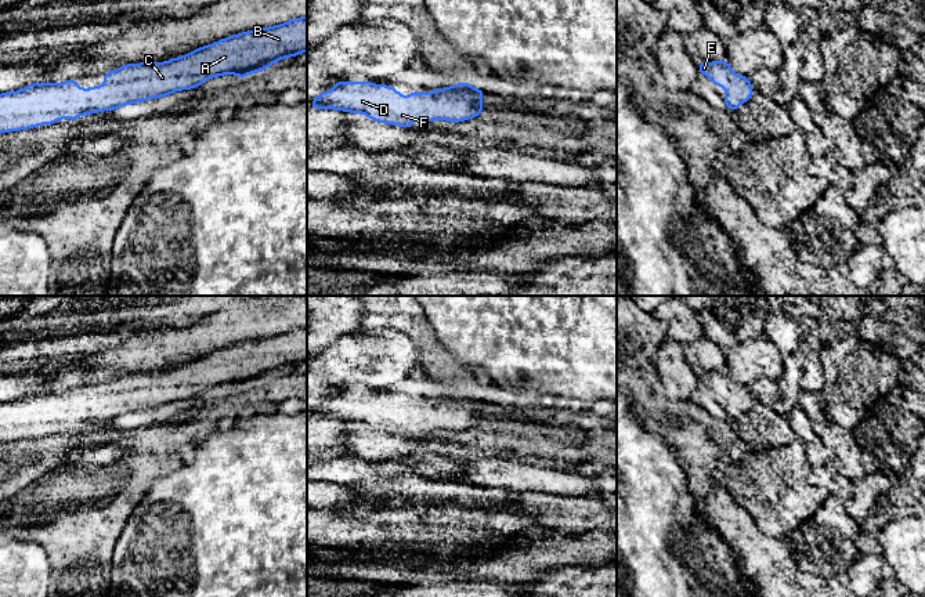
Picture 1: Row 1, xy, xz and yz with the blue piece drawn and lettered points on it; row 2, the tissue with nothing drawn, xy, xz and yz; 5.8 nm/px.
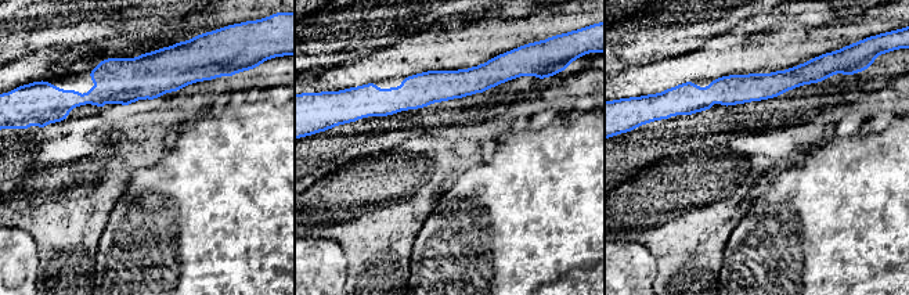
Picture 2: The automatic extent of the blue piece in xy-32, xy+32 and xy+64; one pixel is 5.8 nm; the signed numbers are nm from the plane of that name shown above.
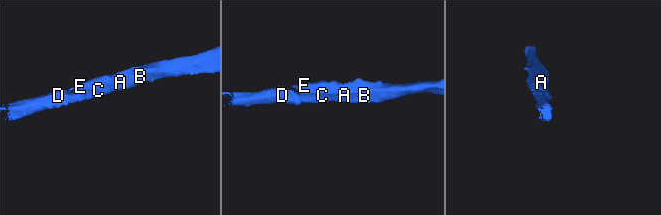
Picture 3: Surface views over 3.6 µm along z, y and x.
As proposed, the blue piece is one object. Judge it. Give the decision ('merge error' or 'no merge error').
no merge error

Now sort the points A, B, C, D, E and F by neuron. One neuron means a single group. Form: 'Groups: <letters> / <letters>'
Groups: A B C D E F

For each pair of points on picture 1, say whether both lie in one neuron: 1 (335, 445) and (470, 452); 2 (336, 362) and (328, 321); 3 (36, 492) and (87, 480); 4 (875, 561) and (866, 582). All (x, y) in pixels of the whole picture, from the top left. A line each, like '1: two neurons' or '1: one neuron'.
1: two neurons
2: two neurons
3: one neuron
4: one neuron

